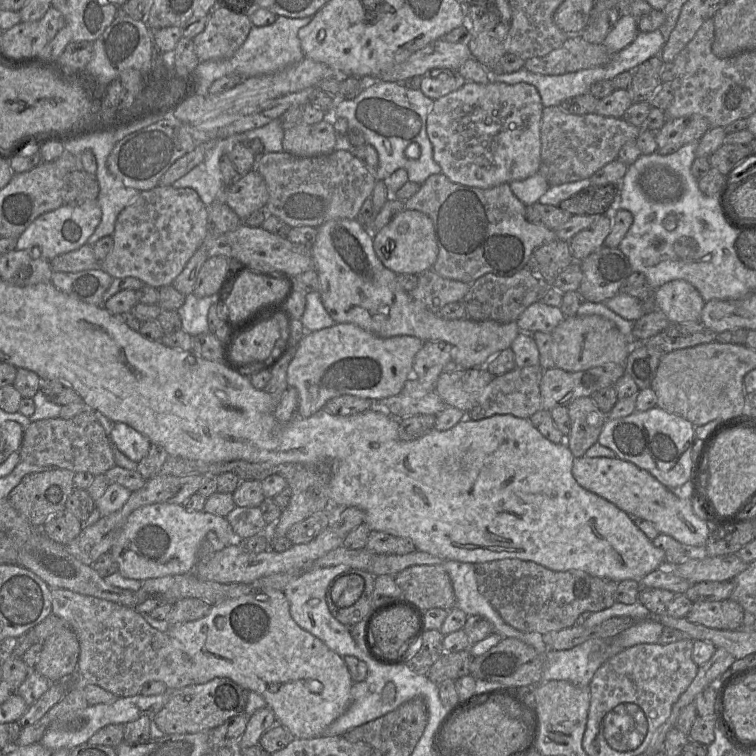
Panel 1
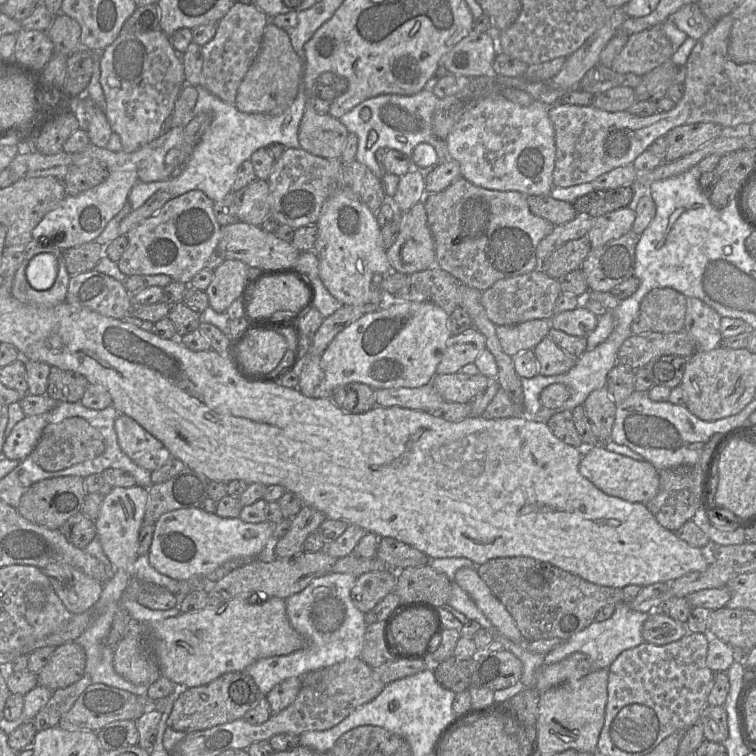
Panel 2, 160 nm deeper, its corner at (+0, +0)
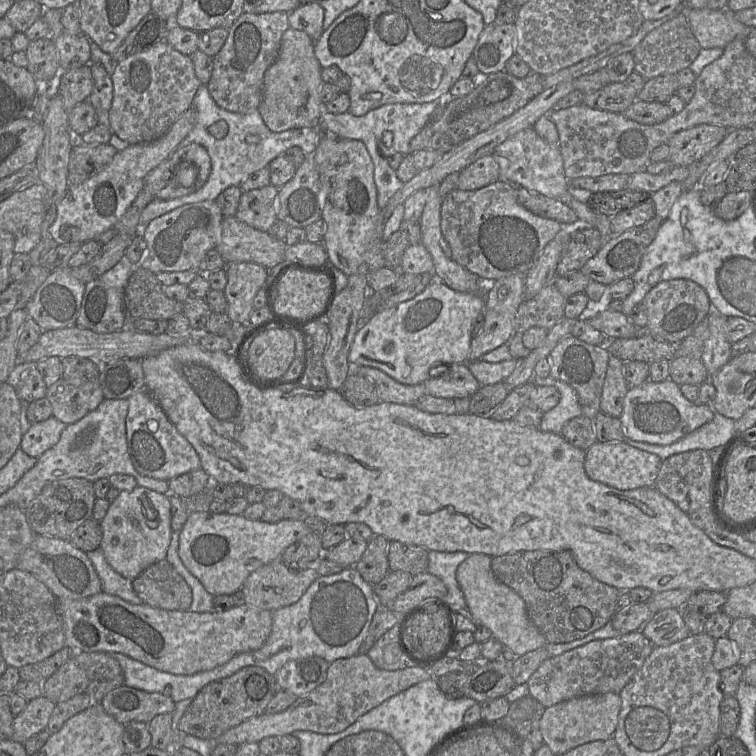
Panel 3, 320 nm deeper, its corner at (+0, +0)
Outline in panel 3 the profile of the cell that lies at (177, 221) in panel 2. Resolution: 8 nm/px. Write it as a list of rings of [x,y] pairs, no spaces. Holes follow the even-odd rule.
[[[206,200],[180,206],[153,219],[143,233],[147,248],[141,267],[153,273],[198,270],[204,255],[219,242],[223,218],[217,202]]]

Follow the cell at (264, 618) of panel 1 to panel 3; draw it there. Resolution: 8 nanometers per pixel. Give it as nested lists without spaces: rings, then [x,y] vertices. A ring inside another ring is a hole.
[[[103,591],[81,599],[58,598],[66,646],[72,653],[118,652],[172,674],[211,670],[239,653],[260,648],[272,627],[272,612],[239,604],[225,611],[165,610],[131,604]]]

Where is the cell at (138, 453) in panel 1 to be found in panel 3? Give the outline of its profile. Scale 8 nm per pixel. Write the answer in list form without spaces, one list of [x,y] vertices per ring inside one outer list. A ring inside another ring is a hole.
[[[139,391],[128,399],[126,438],[128,453],[135,469],[142,475],[169,481],[184,473],[202,469],[193,445],[177,430],[159,403],[147,391]]]

